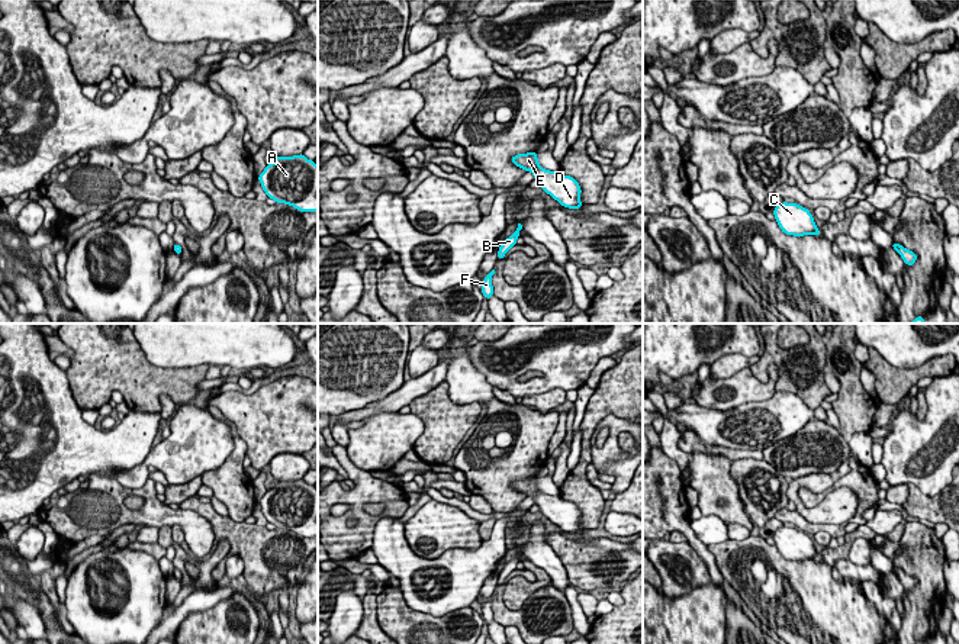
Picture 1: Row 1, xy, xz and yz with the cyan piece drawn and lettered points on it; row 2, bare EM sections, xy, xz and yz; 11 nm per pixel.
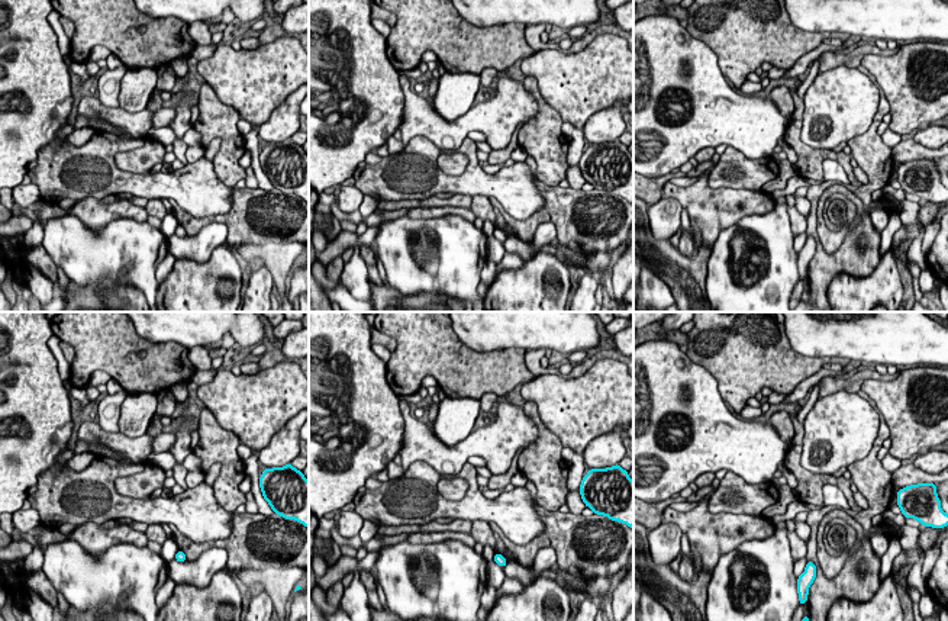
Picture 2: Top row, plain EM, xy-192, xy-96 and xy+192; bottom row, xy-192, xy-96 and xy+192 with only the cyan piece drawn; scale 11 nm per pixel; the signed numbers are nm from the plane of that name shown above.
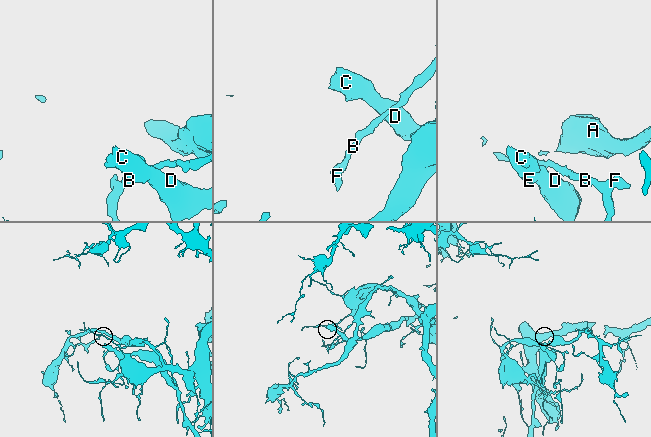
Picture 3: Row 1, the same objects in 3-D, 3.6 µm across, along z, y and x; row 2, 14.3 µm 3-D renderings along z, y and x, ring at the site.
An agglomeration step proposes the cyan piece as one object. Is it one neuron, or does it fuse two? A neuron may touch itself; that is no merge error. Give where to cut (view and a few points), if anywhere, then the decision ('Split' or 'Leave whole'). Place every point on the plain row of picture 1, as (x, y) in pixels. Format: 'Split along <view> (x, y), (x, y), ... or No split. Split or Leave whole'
Split along xy (174, 569), (180, 579). Split

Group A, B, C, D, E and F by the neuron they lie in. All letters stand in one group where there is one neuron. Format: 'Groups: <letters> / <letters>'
Groups: A B / C D E F

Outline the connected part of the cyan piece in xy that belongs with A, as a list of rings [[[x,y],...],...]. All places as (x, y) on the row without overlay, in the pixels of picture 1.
[[[303,479],[276,482],[257,503],[276,528],[300,537],[318,537],[318,490]]]

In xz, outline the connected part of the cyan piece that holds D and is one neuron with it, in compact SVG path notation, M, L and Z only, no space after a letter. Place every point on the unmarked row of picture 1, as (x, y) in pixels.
M535 476L514 480L511 486L527 498L531 496L534 499L534 505L538 506L538 511L563 532L580 534L583 529L580 527L582 513L579 508L573 502L564 500L560 496L543 493L538 489Z

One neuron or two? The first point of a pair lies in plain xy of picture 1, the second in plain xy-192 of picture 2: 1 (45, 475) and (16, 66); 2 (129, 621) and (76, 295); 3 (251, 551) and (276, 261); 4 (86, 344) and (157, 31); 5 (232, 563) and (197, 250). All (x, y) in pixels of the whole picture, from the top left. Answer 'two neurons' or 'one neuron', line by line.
1: one neuron
2: two neurons
3: two neurons
4: one neuron
5: one neuron

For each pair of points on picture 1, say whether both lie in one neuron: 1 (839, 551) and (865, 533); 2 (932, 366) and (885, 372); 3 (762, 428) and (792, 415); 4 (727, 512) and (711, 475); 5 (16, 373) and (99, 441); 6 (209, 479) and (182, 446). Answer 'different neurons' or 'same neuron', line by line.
1: same neuron
2: same neuron
3: same neuron
4: same neuron
5: same neuron
6: different neurons

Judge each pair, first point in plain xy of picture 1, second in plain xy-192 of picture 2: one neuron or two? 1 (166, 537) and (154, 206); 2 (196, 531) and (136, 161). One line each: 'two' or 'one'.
1: one
2: two

